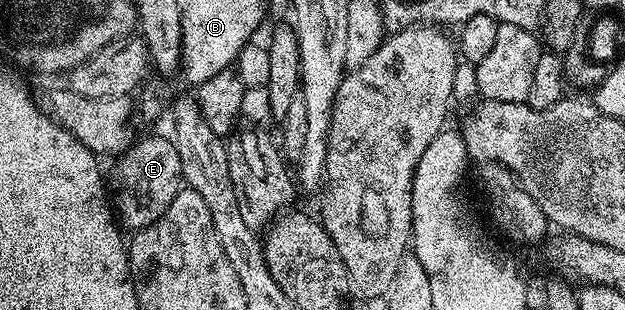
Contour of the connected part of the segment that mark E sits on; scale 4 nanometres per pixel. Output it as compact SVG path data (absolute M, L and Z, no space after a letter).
M150 136L132 141L131 145L114 159L115 167L109 170L109 201L117 215L118 221L124 227L128 226L128 231L134 232L144 230L149 224L153 224L173 204L173 196L184 185L183 169L181 168L181 156L177 156L177 148L169 144L169 140L158 136Z

